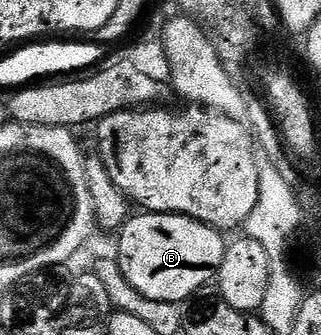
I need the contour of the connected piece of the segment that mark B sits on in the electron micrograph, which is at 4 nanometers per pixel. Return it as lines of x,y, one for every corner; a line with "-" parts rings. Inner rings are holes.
143,213
140,219
128,218
119,231
119,262
129,284
151,301
184,304
200,287
214,282
227,246
222,232
196,223
185,215

